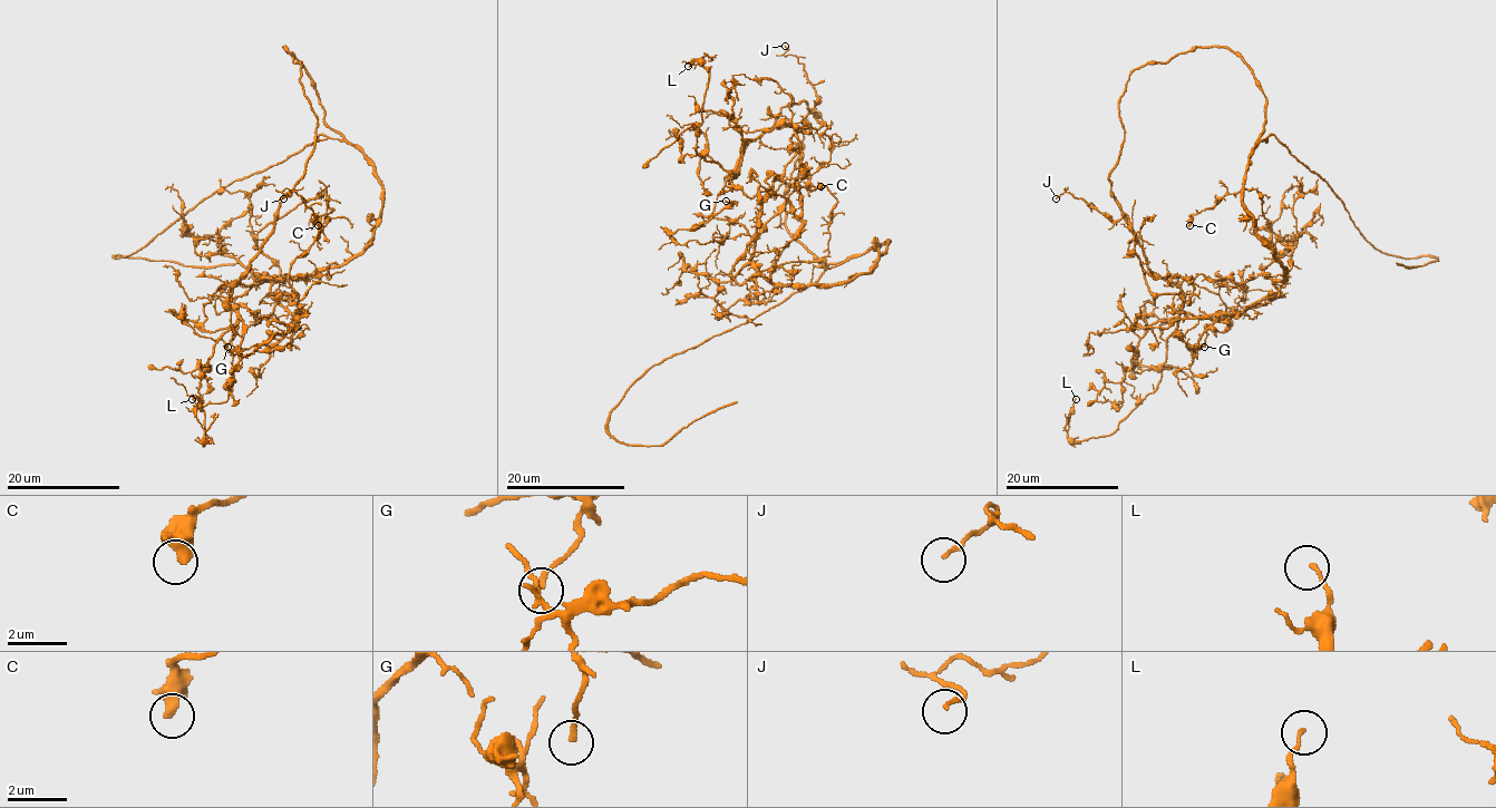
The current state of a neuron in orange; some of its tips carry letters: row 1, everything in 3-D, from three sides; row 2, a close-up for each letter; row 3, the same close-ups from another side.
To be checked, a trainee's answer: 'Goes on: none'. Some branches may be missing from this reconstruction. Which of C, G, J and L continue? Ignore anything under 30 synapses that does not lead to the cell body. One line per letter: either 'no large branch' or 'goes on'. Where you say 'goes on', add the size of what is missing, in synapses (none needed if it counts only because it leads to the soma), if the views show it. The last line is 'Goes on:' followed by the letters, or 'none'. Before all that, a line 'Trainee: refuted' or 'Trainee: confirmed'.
Trainee: confirmed
C: no large branch
G: no large branch
J: no large branch
L: no large branch
Goes on: none

